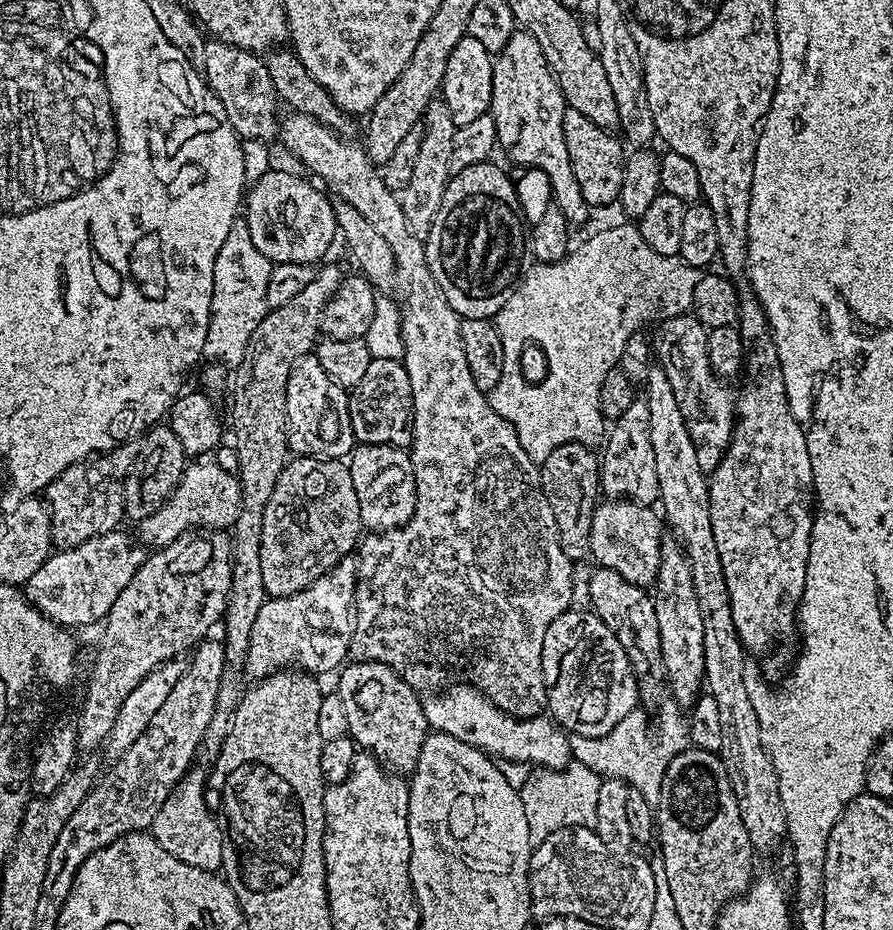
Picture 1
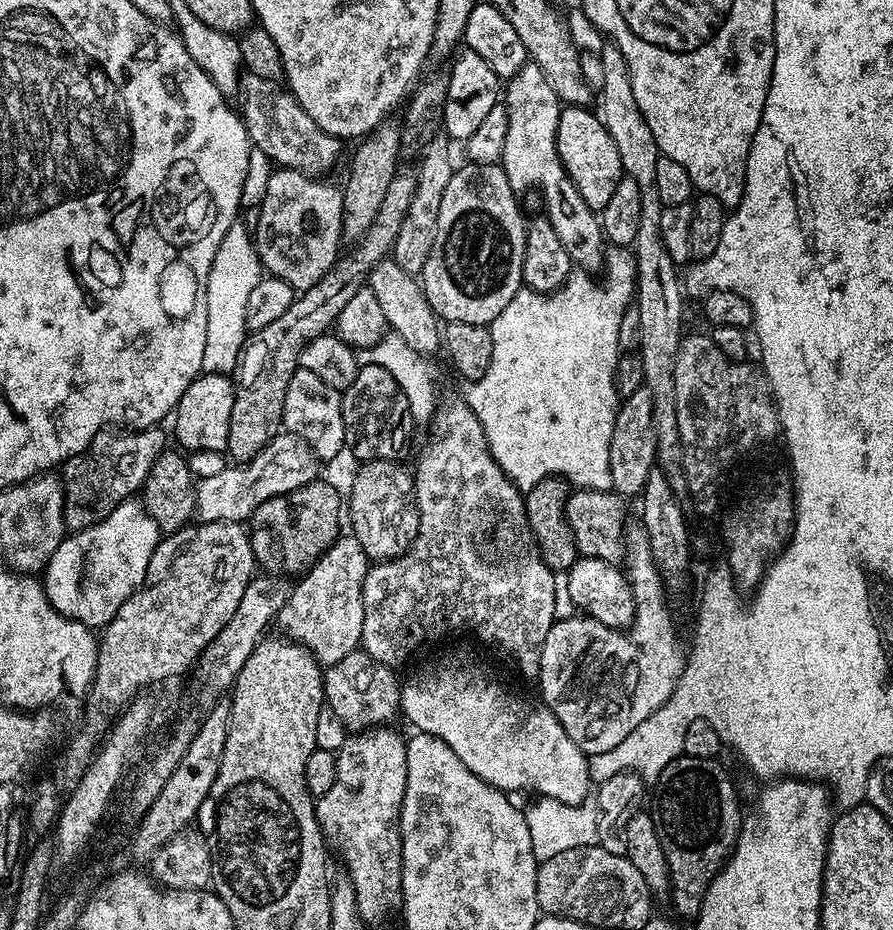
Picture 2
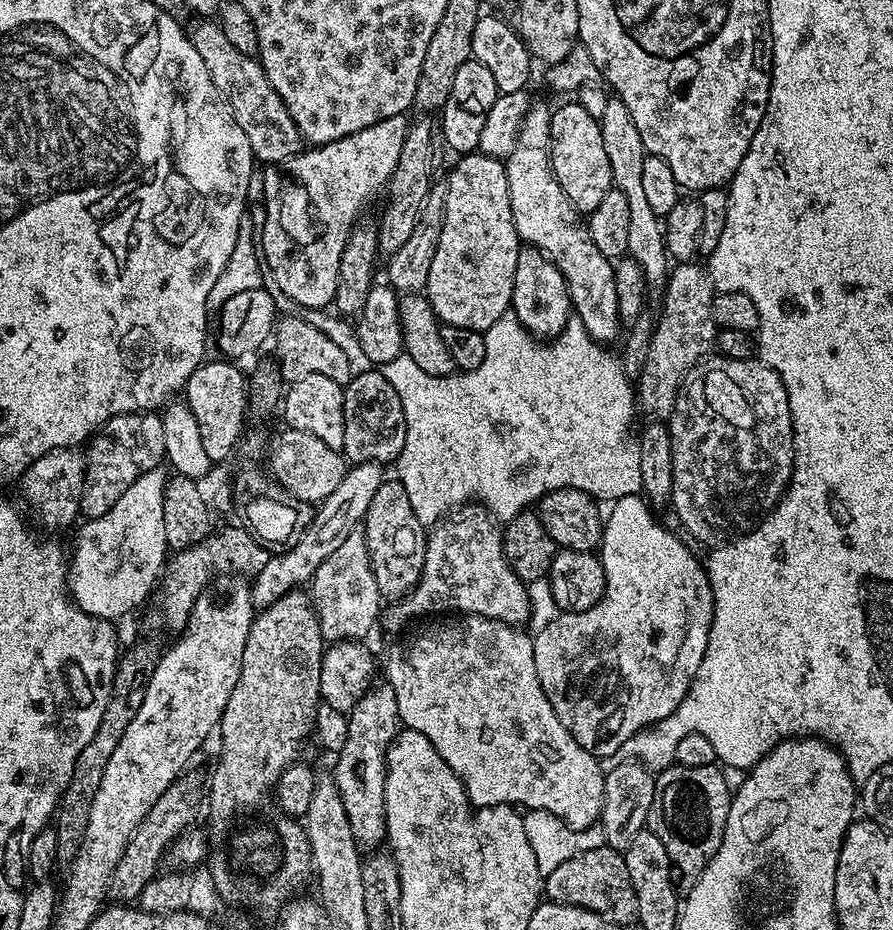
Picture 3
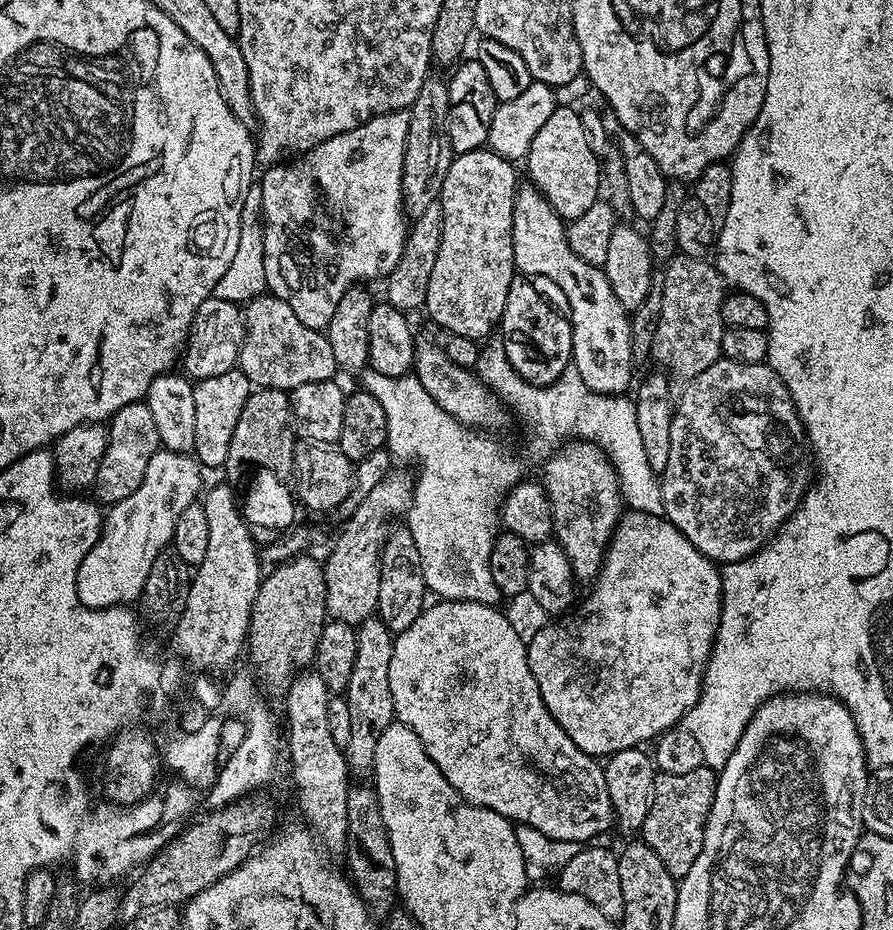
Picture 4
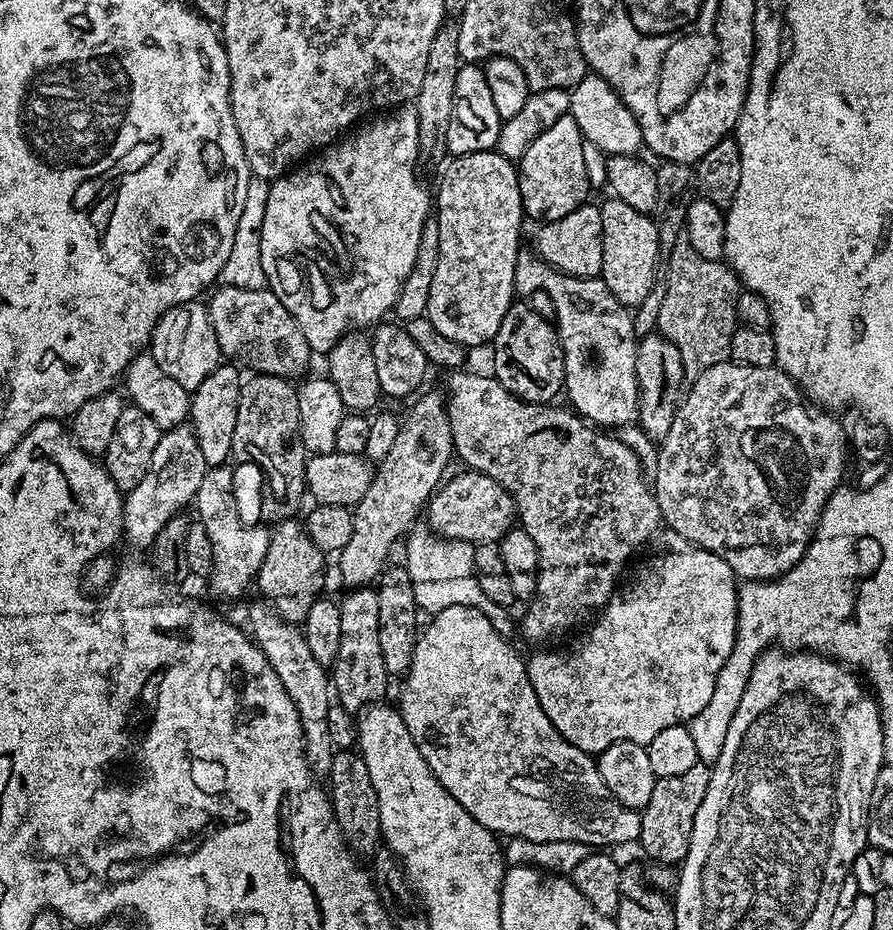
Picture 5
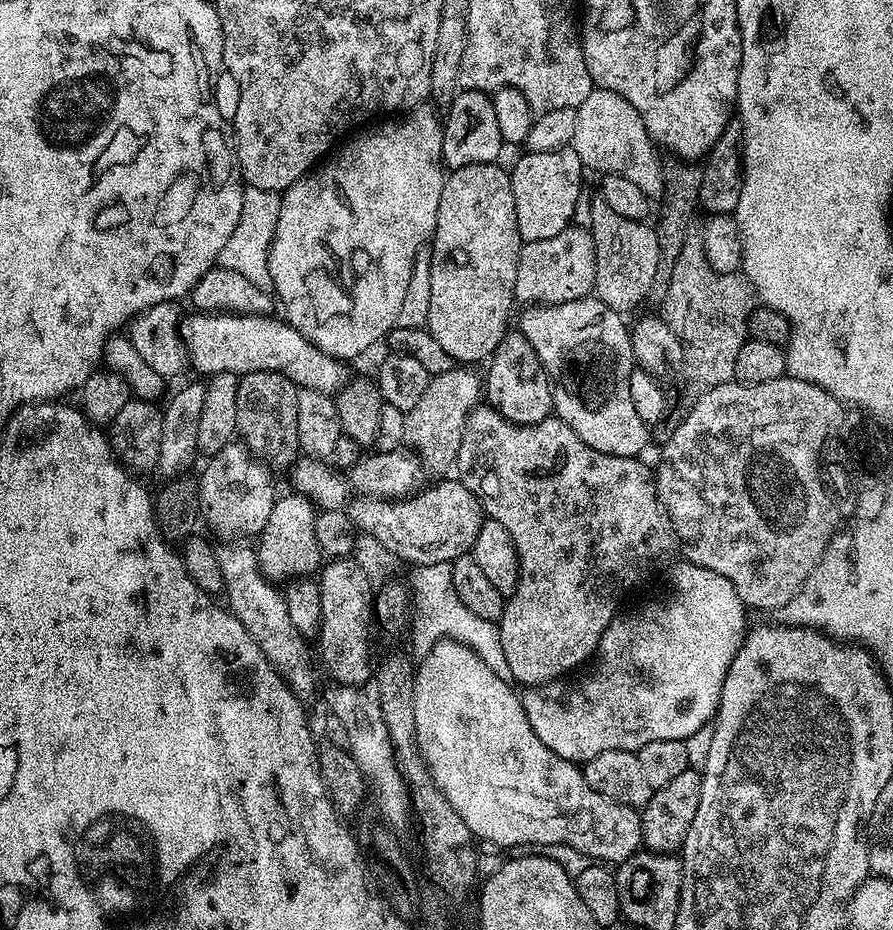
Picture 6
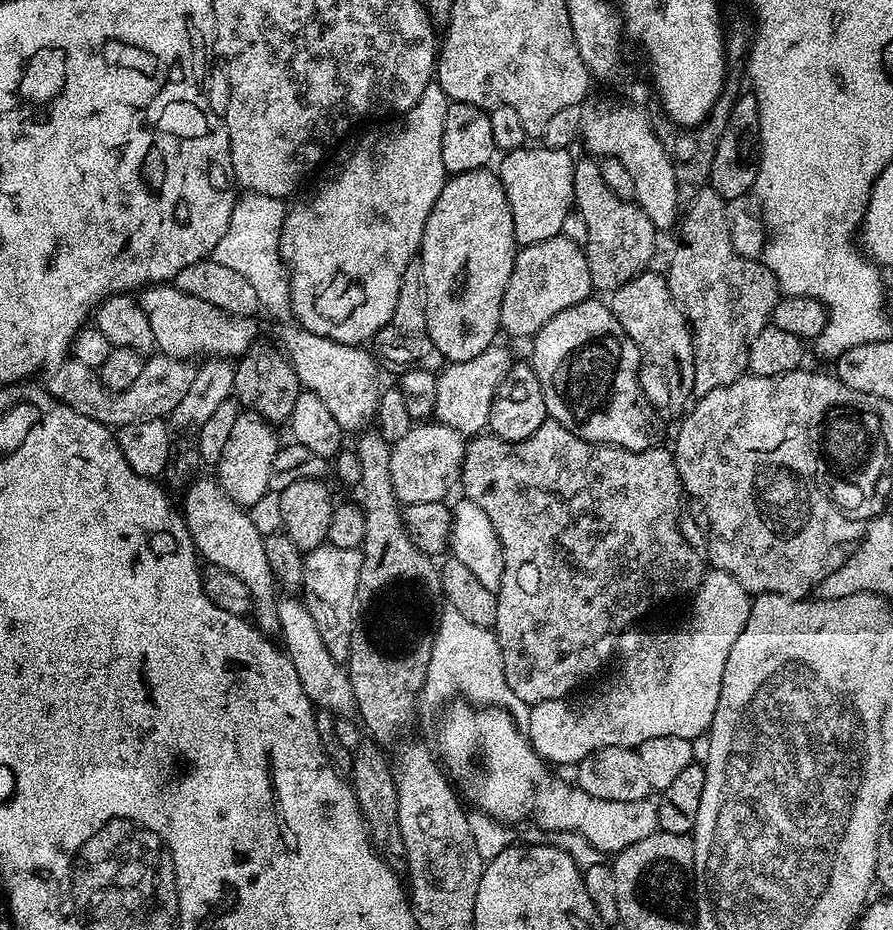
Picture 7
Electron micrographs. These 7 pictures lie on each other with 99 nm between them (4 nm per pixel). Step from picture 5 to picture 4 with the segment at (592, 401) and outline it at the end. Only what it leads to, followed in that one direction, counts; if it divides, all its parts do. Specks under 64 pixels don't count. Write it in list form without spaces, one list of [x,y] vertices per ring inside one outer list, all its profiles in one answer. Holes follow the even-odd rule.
[[[528,182],[521,183],[516,189],[512,249],[517,273],[528,278],[545,276],[550,283],[560,287],[572,321],[572,364],[578,374],[582,374],[582,382],[586,382],[590,390],[607,396],[627,393],[634,369],[629,309],[614,298],[614,290],[610,290],[603,267],[578,258],[578,254],[570,250],[565,221],[541,192]]]

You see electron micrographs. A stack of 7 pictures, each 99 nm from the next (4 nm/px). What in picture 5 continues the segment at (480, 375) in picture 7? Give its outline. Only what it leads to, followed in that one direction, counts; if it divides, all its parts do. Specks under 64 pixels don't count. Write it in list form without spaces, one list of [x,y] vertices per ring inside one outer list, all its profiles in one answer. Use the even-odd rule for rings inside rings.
[[[426,392],[415,397],[416,405],[409,410],[408,417],[403,417],[390,454],[378,462],[370,490],[366,490],[354,506],[353,534],[338,553],[340,572],[349,589],[371,585],[383,573],[389,563],[388,551],[400,535],[401,539],[417,523],[416,515],[425,511],[433,492],[445,479],[448,463],[454,460],[445,397],[441,393],[439,396],[436,392]]]

